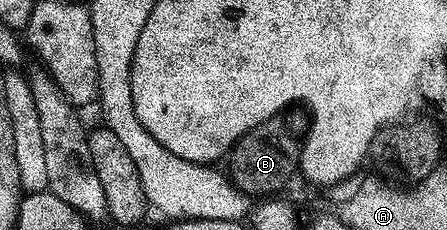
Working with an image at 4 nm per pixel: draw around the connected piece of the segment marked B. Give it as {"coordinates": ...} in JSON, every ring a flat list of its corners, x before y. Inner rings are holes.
{"coordinates":[[291,106,248,130,248,134,239,138,228,153,228,175,232,183,251,198,270,198,281,193,278,191,293,178,294,172,296,176,299,171,302,145,310,131,310,121,309,115,301,107]]}

